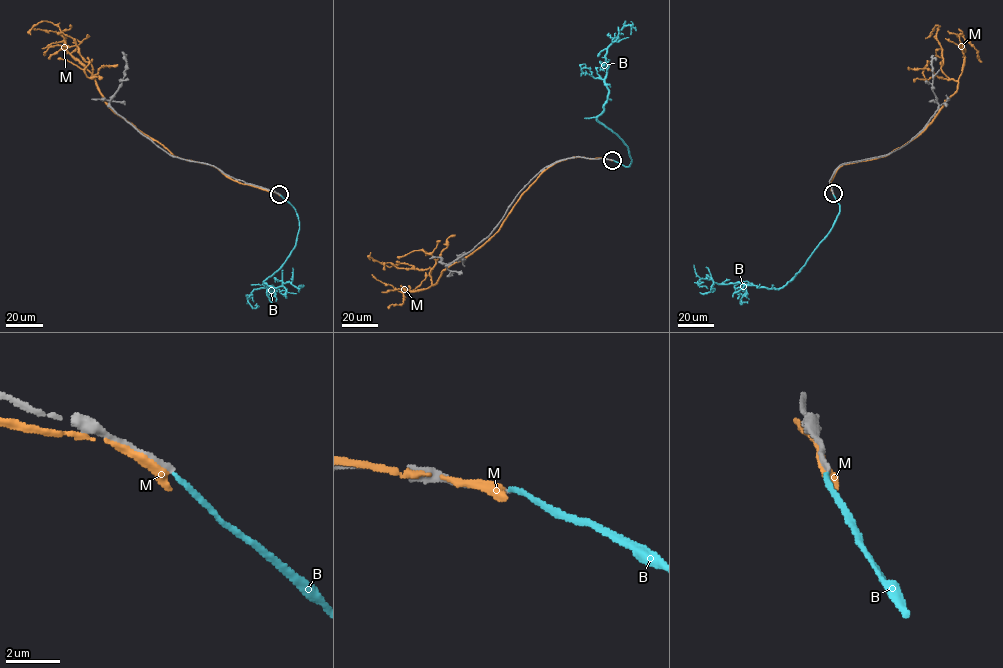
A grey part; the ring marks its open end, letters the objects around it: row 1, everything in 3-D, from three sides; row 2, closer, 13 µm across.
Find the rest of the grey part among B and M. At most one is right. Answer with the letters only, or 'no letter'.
no letter

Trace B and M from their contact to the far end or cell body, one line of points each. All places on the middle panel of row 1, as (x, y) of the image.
B: (612, 160), (629, 166), (631, 159), (597, 118), (608, 93), (605, 56), (624, 26), (631, 34)
M: (609, 159), (573, 157), (546, 169), (495, 234), (434, 285), (430, 268), (390, 267), (370, 252)

